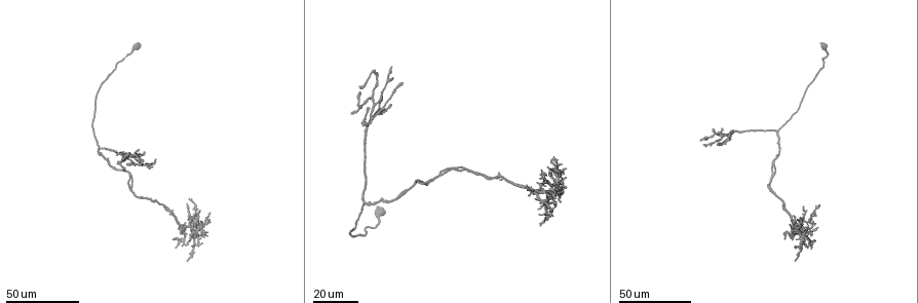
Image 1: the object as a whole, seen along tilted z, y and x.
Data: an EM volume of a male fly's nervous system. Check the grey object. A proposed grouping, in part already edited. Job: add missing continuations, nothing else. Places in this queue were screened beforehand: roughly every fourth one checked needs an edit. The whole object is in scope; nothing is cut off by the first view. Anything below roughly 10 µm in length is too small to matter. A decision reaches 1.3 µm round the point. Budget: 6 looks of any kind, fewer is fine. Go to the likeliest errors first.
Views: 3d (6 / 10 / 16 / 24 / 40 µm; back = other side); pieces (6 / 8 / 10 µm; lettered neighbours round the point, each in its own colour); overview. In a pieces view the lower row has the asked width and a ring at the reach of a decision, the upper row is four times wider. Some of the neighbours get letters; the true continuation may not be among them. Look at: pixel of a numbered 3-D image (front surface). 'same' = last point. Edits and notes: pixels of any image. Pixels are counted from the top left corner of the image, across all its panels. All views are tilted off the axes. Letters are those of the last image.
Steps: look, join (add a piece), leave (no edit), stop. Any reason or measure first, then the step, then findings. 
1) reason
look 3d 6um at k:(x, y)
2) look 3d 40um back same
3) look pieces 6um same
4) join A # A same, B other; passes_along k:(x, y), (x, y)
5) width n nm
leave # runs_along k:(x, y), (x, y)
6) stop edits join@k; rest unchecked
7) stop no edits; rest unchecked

free end
look 3d 24um at 1:(127, 163)

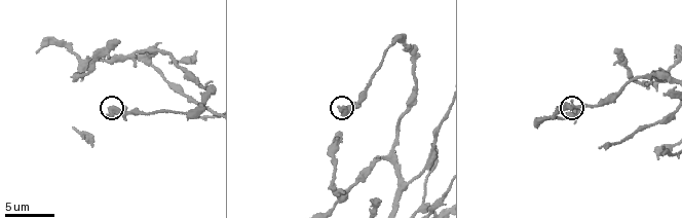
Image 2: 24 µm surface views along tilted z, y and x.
look pieces 8um at 2:(341, 108)

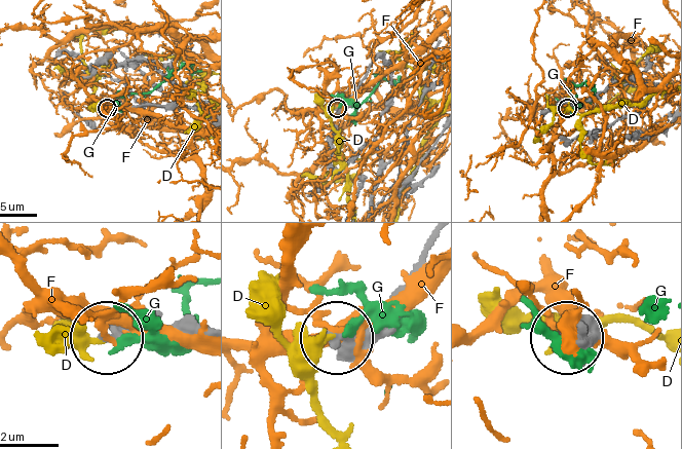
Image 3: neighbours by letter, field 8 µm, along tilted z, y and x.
leave # D other, F other, G other; no lettered piece goes on from it

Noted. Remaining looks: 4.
free end
look pieces 6um at 2:(666, 93)

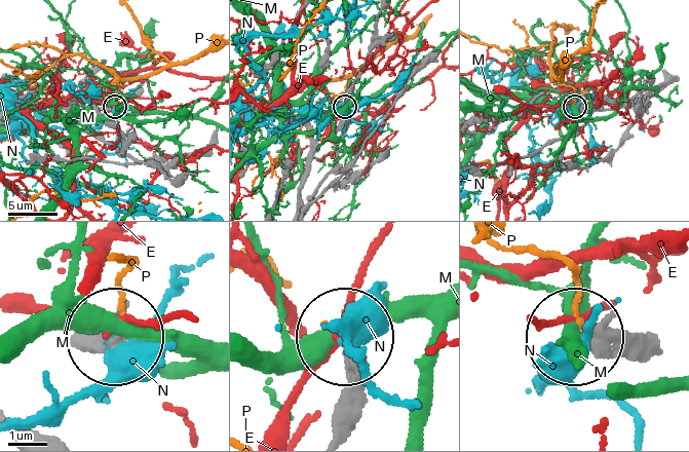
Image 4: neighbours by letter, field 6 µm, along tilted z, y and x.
width 300 nm
leave # E other, M other, N other, P other; none of them fits

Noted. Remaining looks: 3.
branch stops here
look 3d 40um at 1:(198, 228)

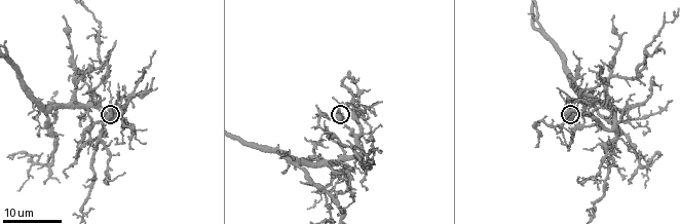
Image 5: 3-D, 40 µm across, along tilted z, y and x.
look pieces 6um at 5:(111, 105)

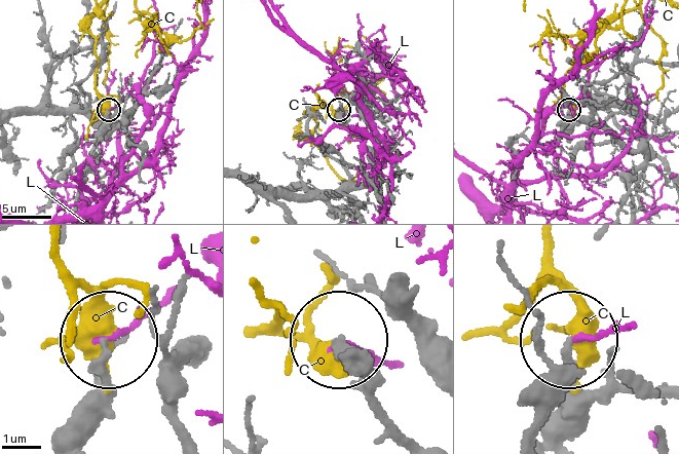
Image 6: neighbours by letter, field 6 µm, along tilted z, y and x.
leave # C other, L other; runs_along 6:(407, 432), (383, 406), (377, 377), (339, 340); no lettered piece goes on from it

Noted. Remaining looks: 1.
stop no edits; rest unchecked

